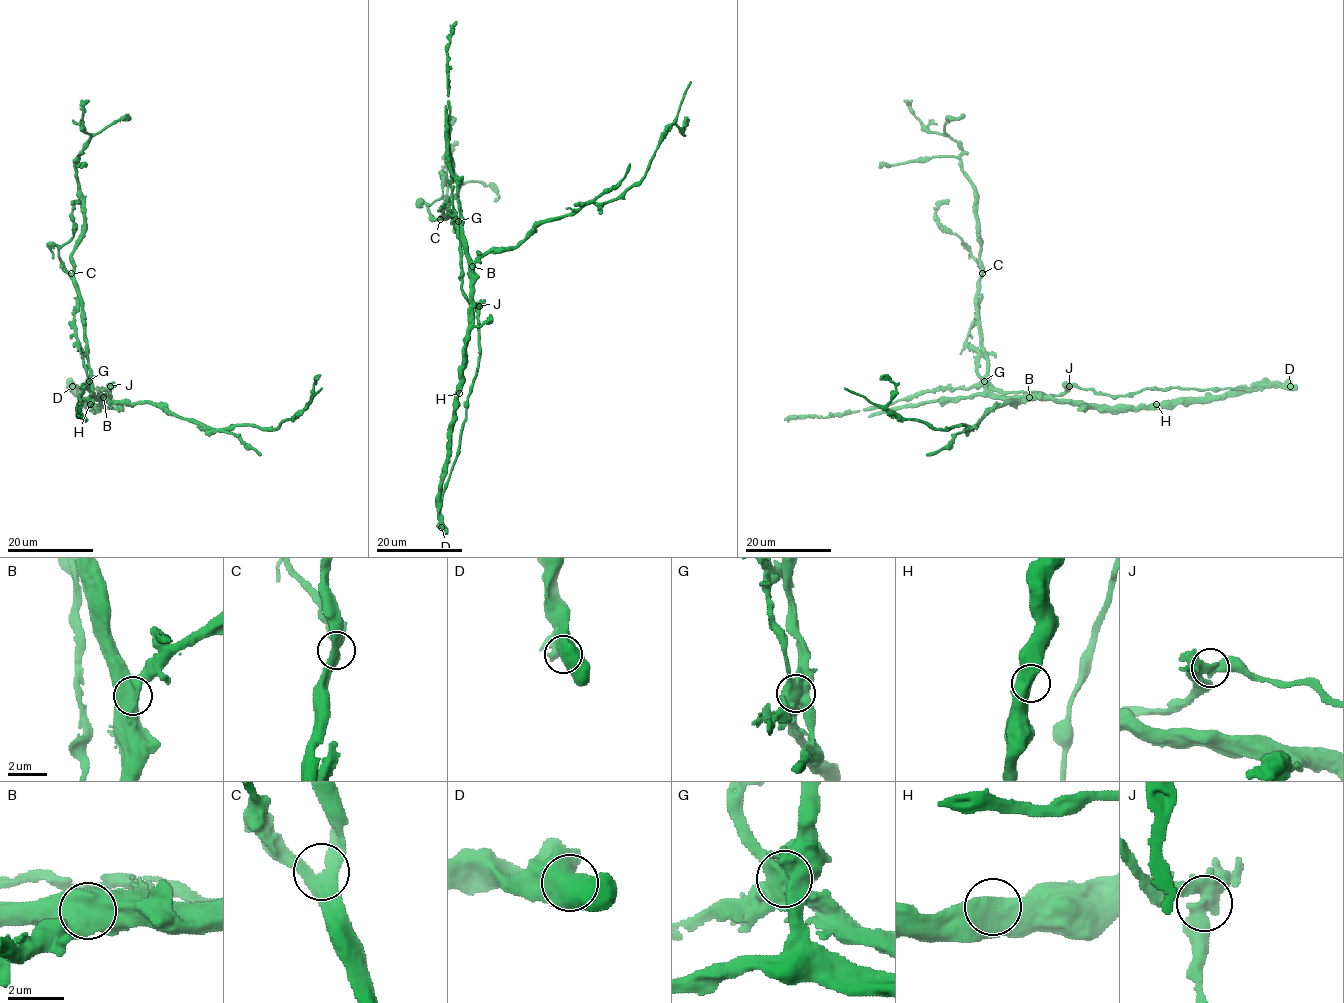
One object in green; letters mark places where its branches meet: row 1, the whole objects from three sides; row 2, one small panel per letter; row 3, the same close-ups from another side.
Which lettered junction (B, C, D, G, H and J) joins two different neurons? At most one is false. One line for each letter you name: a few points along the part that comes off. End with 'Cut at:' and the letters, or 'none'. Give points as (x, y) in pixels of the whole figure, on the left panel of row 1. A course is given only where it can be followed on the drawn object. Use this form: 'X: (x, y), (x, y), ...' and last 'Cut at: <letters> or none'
G: (89, 380), (89, 389), (93, 394), (108, 386), (110, 395), (103, 389), (72, 389)
Cut at: G

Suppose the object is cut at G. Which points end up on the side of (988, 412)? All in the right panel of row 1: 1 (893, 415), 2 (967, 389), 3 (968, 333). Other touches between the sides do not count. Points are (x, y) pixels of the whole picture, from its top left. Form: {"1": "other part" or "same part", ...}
{"1": "same part", "2": "other part", "3": "other part"}

